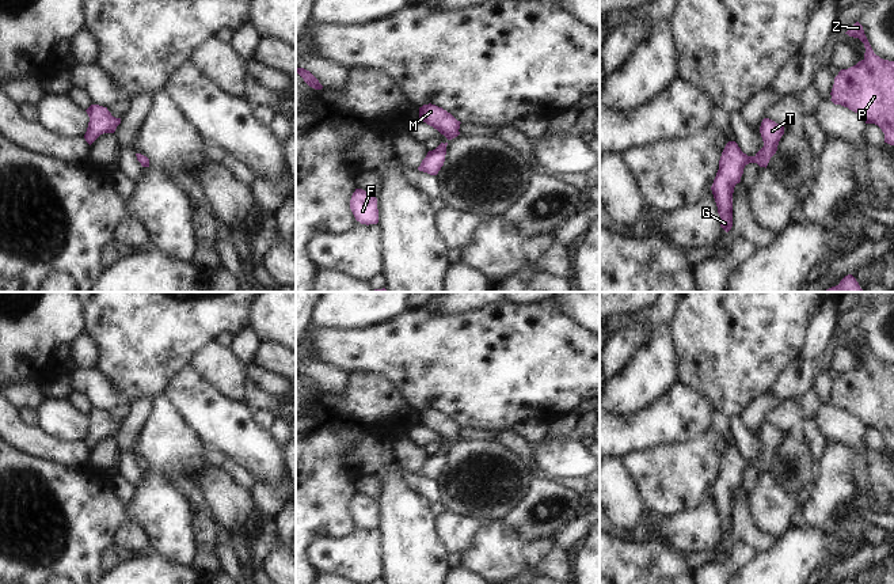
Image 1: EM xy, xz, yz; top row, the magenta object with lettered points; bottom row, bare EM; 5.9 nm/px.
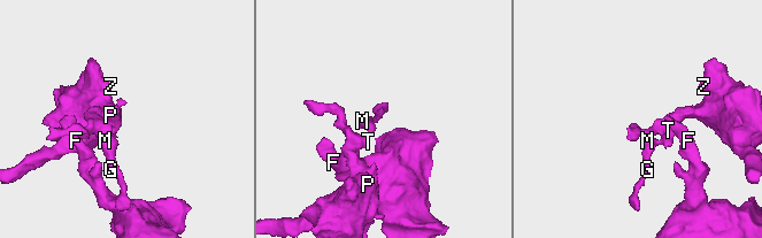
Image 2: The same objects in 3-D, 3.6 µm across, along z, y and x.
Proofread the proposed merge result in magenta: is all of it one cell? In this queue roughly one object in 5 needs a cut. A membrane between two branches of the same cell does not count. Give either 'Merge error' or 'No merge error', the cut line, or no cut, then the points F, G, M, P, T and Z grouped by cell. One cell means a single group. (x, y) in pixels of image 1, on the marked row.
No merge error. No split. Groups: F G M P T Z

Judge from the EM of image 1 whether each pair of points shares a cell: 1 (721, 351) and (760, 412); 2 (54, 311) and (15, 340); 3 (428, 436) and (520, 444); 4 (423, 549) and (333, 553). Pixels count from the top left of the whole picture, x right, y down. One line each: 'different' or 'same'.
1: different
2: same
3: different
4: different

